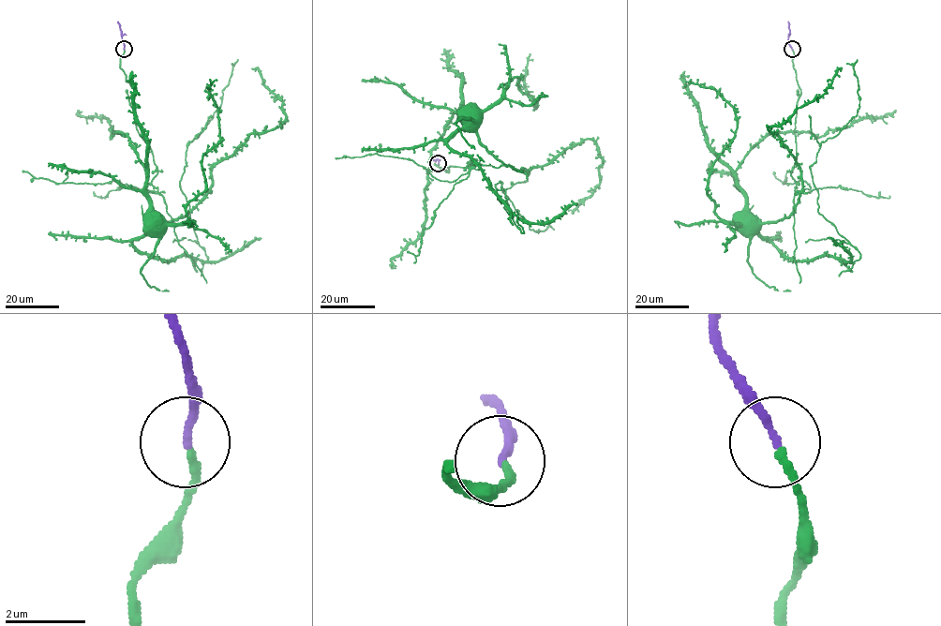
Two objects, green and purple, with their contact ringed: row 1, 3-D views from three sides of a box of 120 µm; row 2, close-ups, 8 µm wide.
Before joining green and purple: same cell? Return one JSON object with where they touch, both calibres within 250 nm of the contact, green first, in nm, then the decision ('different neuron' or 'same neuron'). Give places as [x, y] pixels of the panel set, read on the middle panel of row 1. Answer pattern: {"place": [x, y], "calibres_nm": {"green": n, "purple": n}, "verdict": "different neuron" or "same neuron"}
{"place": [438, 163], "calibres_nm": {"green": 180, "purple": 200}, "verdict": "same neuron"}

